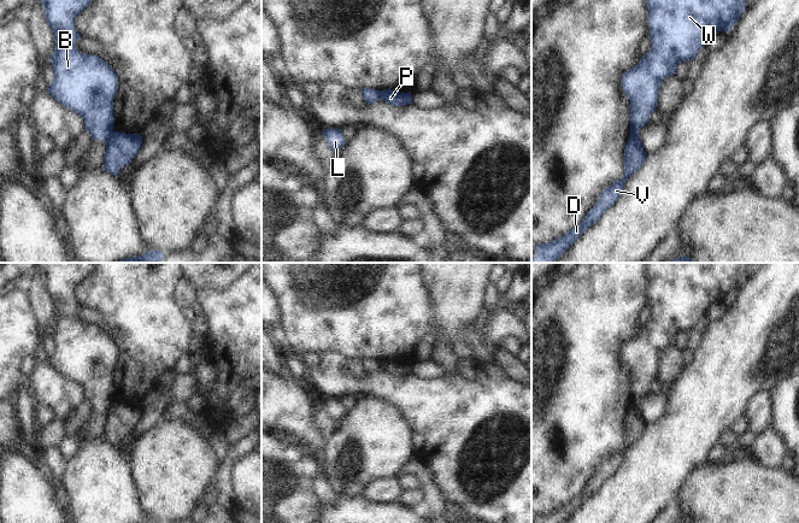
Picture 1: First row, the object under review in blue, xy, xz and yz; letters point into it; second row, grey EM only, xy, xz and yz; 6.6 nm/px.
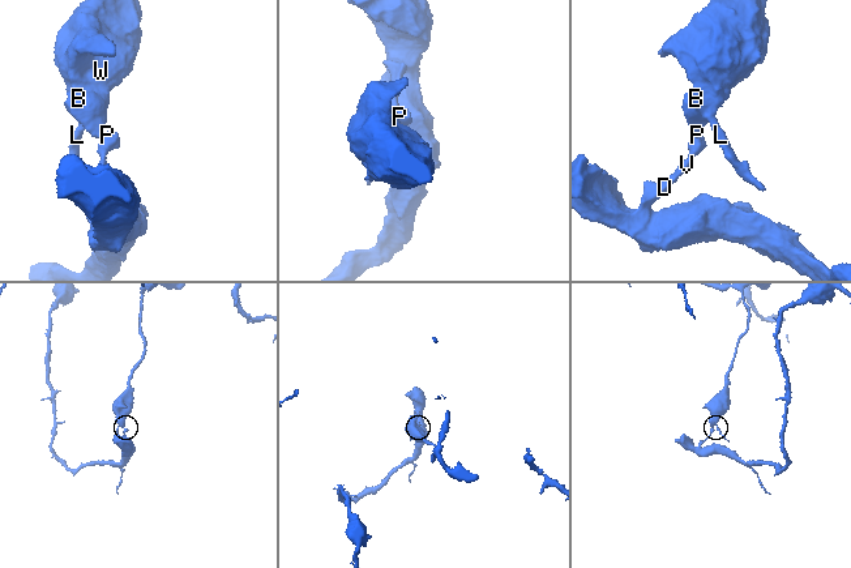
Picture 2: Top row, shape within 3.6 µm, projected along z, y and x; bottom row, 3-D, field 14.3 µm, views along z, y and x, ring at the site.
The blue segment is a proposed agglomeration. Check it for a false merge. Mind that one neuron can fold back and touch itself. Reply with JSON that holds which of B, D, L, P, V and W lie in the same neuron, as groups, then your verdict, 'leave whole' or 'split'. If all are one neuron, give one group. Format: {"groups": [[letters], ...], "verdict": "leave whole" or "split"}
{"groups": [["B", "L", "W"], ["D", "P", "V"]], "verdict": "split"}

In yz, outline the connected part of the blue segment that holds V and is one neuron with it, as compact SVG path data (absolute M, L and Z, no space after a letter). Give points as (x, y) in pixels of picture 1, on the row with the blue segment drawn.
M629 136L624 148L624 170L622 178L604 189L598 202L584 216L583 221L564 236L535 246L535 258L531 263L556 263L556 260L601 217L621 196L627 180L635 174L646 160L646 152L639 136Z

